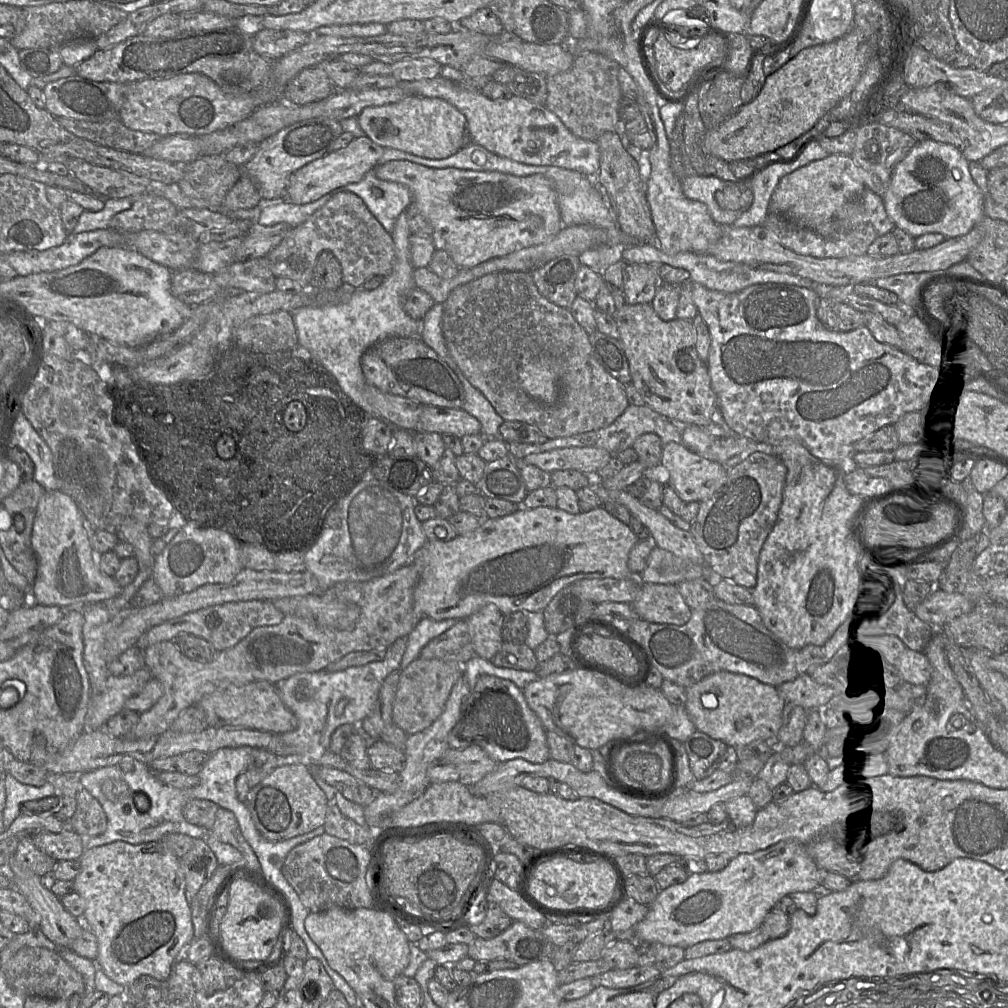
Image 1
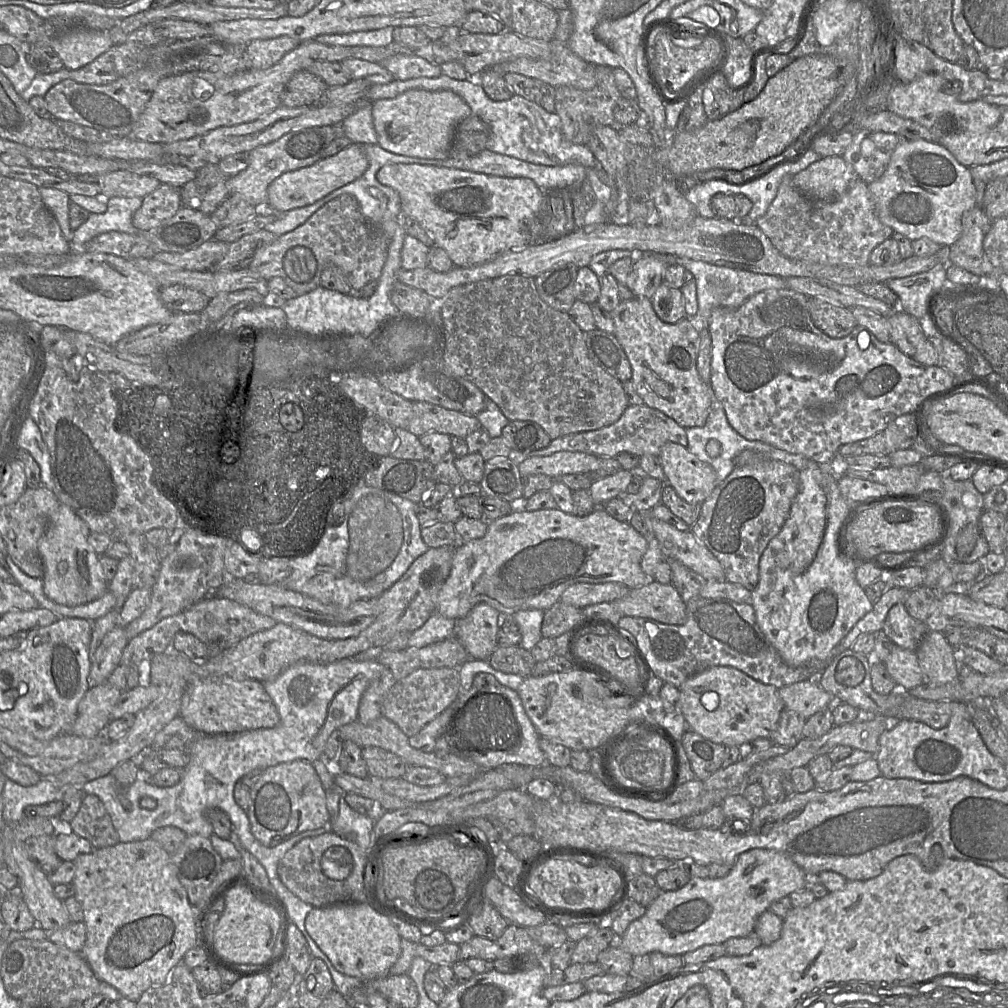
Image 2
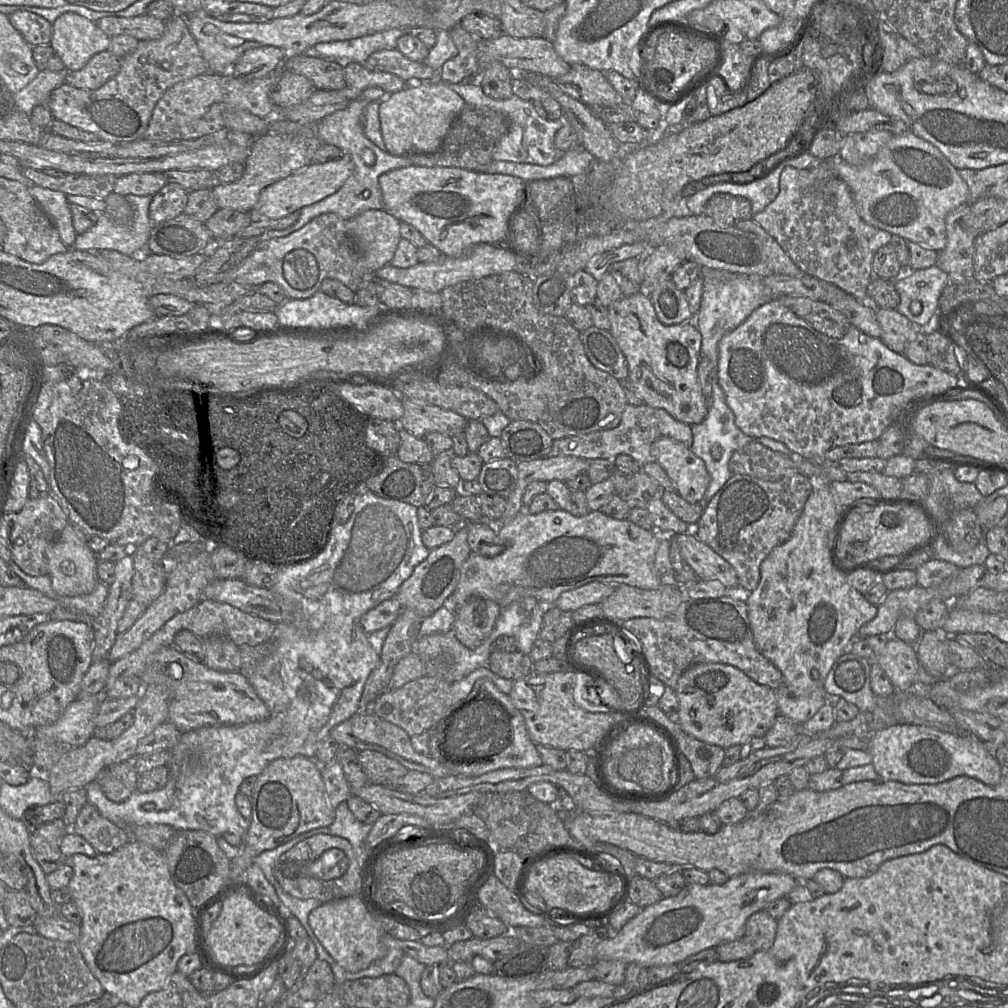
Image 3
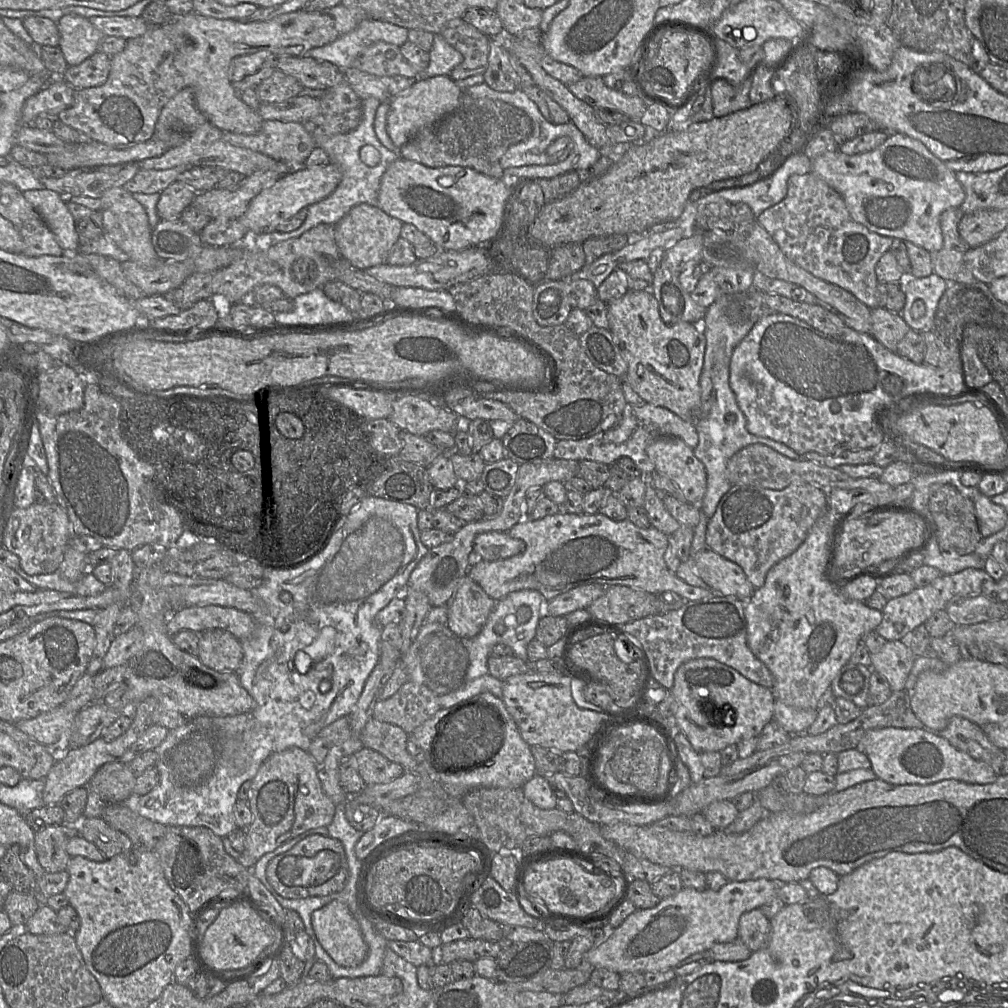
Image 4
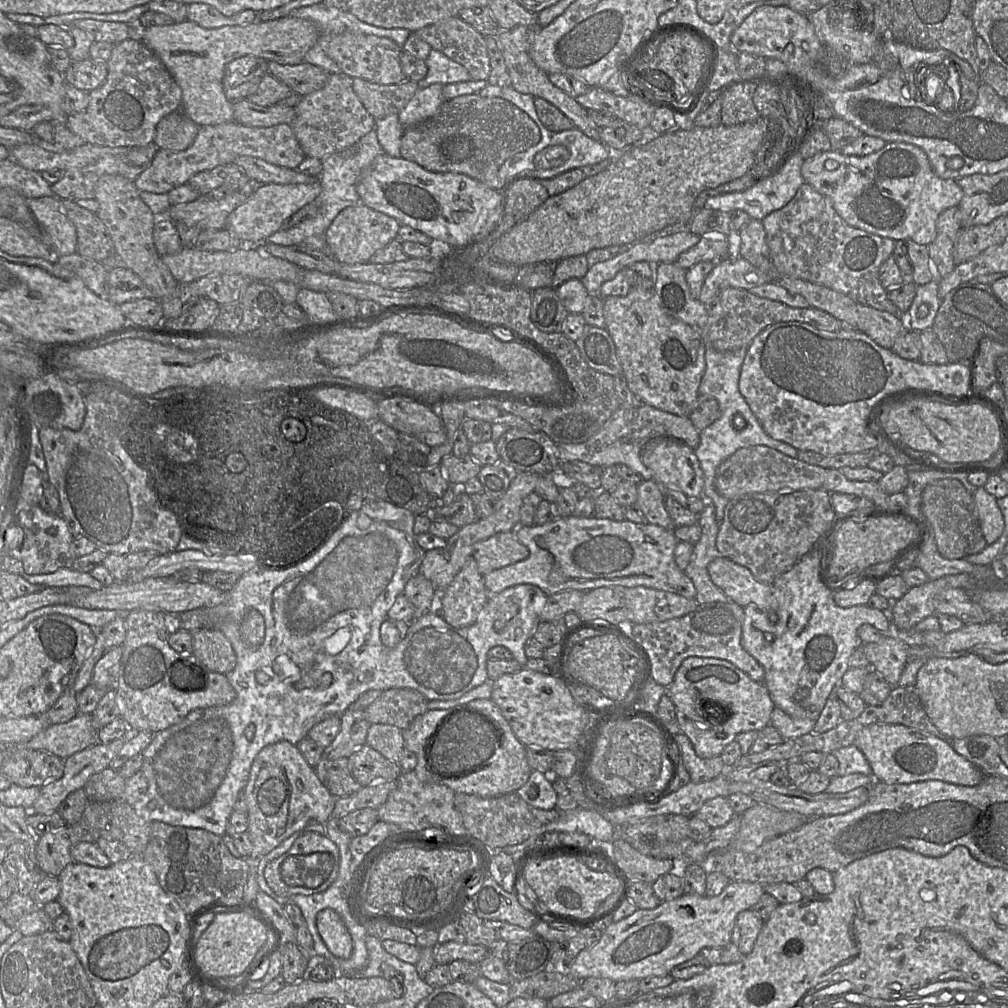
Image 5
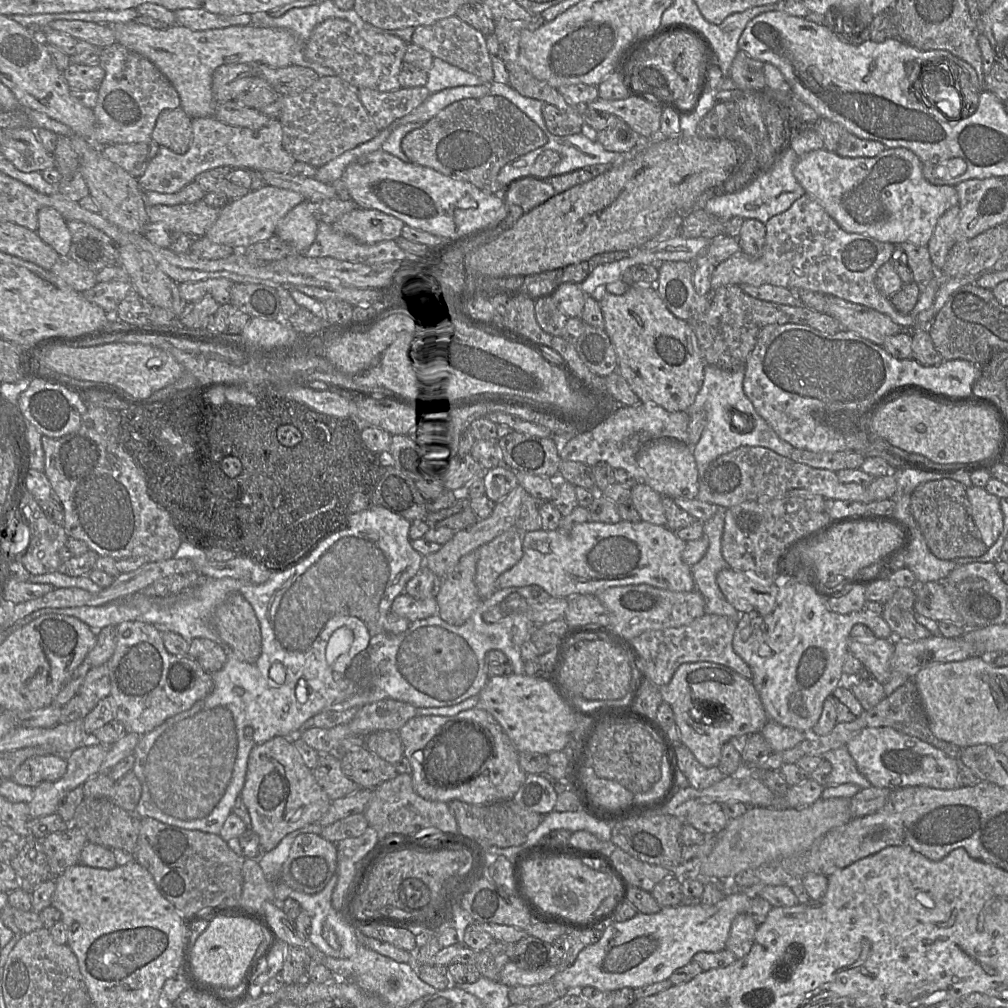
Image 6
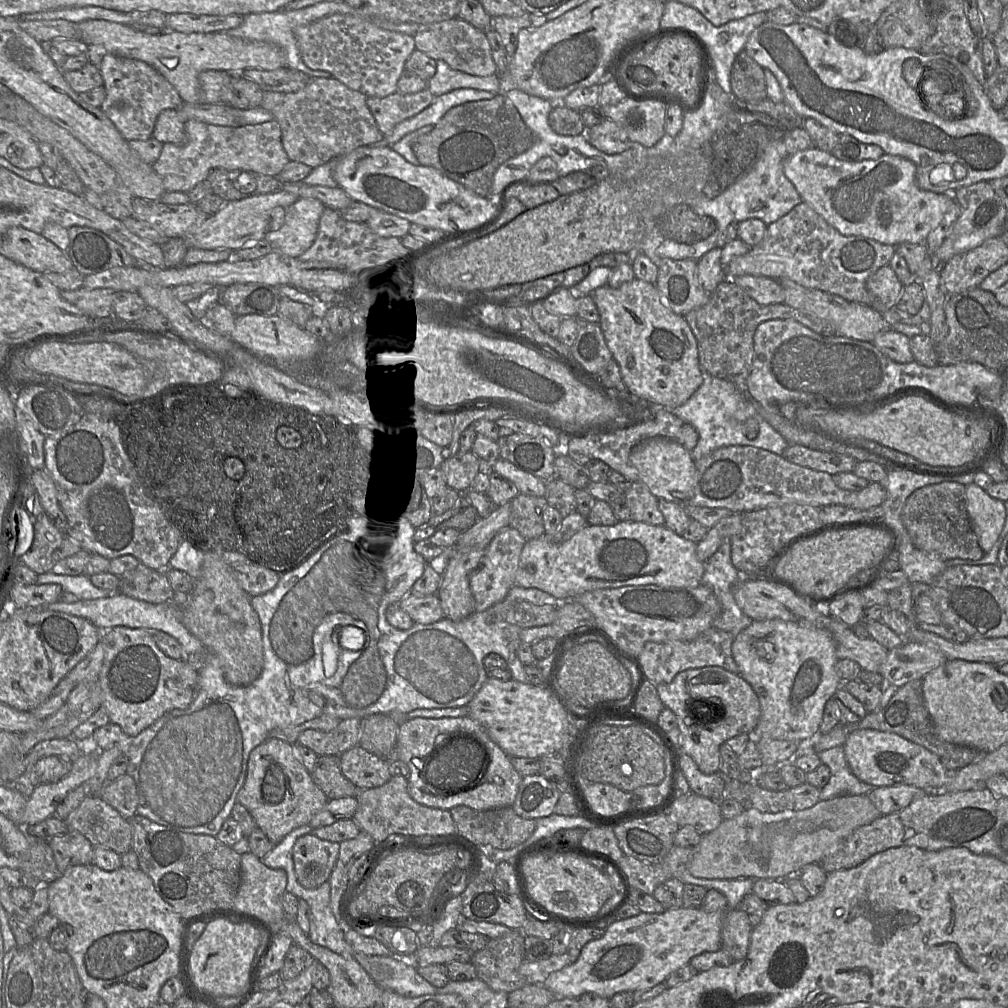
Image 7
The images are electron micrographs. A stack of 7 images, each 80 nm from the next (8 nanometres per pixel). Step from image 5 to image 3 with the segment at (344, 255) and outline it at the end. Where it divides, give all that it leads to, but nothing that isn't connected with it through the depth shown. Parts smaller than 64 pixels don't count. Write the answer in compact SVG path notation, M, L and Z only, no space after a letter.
M385 208L366 210L347 221L347 231L372 271L390 264L401 239L400 224Z

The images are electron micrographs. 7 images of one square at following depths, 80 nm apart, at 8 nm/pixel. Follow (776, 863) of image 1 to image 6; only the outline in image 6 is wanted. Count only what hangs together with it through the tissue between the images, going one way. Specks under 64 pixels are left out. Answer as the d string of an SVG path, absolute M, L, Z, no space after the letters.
M740 890L725 895L712 906L680 904L662 907L657 913L638 912L626 921L615 921L602 932L596 943L579 952L573 964L560 968L551 981L569 990L591 986L599 990L616 991L669 979L675 970L693 961L695 954L726 949L732 921L739 914L746 913L749 903L750 896Z

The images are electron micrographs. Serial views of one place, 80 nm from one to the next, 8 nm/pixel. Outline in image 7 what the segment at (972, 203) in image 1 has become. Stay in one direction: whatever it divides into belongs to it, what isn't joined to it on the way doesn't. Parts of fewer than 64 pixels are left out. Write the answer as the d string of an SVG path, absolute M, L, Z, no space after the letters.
M812 147L789 155L784 161L784 174L795 186L802 201L842 235L863 236L886 245L897 246L903 242L925 244L928 234L956 202L952 193L935 193L919 188L915 164L901 156L886 153L878 159L848 162Z

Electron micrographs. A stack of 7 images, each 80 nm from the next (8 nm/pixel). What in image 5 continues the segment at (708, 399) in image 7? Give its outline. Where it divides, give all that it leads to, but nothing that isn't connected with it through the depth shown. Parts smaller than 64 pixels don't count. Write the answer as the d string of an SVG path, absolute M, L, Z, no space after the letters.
M705 344L705 371L698 387L698 395L713 397L719 404L720 417L699 432L699 444L694 449L694 454L703 472L702 498L714 505L718 522L722 521L724 508L729 501L721 496L715 487L716 470L725 459L740 448L756 445L768 446L796 459L798 455L796 448L788 443L773 439L765 432L740 393L738 383L746 351L747 347L741 347L735 351L721 352L715 350L710 344Z

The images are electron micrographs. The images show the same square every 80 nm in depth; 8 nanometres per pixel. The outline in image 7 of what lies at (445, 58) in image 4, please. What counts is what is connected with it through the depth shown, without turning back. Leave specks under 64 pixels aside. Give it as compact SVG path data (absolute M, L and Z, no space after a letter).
M436 60L436 72L427 81L427 89L437 97L460 88L484 90L494 94L501 92L499 76L496 74L483 77L470 75L452 69L443 60Z

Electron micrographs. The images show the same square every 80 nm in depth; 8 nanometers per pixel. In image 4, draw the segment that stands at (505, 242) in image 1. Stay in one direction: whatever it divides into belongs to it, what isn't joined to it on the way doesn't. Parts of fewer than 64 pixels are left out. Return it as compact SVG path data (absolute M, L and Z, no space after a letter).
M399 157L381 177L377 206L402 223L414 225L430 238L437 251L457 251L481 246L495 235L510 186L503 178L488 177L471 168L429 168Z

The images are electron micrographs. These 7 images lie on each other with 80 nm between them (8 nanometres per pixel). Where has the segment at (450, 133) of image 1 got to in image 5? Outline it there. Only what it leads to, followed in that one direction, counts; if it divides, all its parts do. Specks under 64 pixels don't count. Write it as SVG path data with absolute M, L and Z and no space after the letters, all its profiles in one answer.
M440 83L420 87L398 113L402 126L411 128L432 117L445 102L442 88Z

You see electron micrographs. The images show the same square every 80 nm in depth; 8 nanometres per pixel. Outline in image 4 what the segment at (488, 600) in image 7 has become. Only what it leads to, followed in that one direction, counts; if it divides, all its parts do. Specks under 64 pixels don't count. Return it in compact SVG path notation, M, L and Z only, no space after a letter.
M490 531L478 534L473 541L473 561L496 561L515 556L525 550L525 543L517 538L511 537L508 532Z

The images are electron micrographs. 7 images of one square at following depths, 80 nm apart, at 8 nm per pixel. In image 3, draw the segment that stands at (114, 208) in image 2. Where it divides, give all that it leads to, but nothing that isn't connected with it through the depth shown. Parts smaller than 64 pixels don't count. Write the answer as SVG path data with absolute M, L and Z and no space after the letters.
M129 194L126 195L125 198L134 210L134 219L130 225L118 225L105 213L105 211L98 213L96 224L86 232L78 234L72 248L79 251L113 250L131 256L139 261L143 261L150 253L147 251L147 243L151 230L155 226L149 218L149 207L152 196Z

